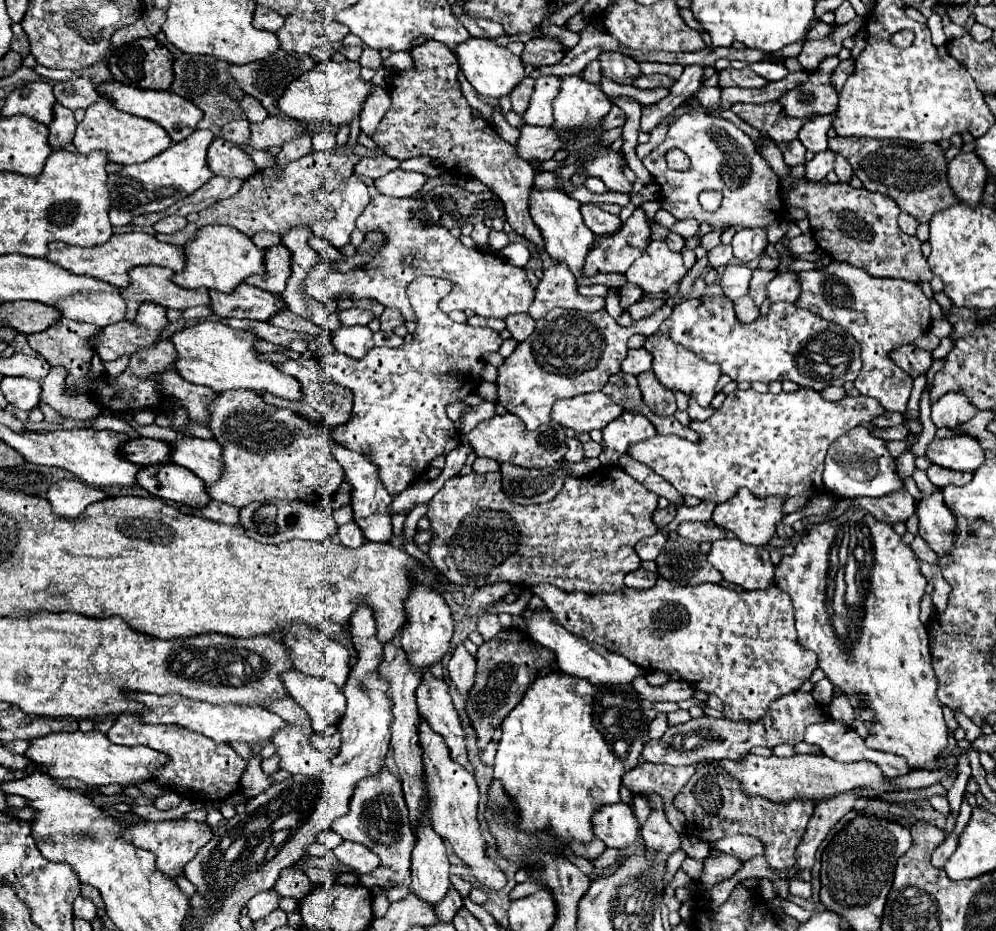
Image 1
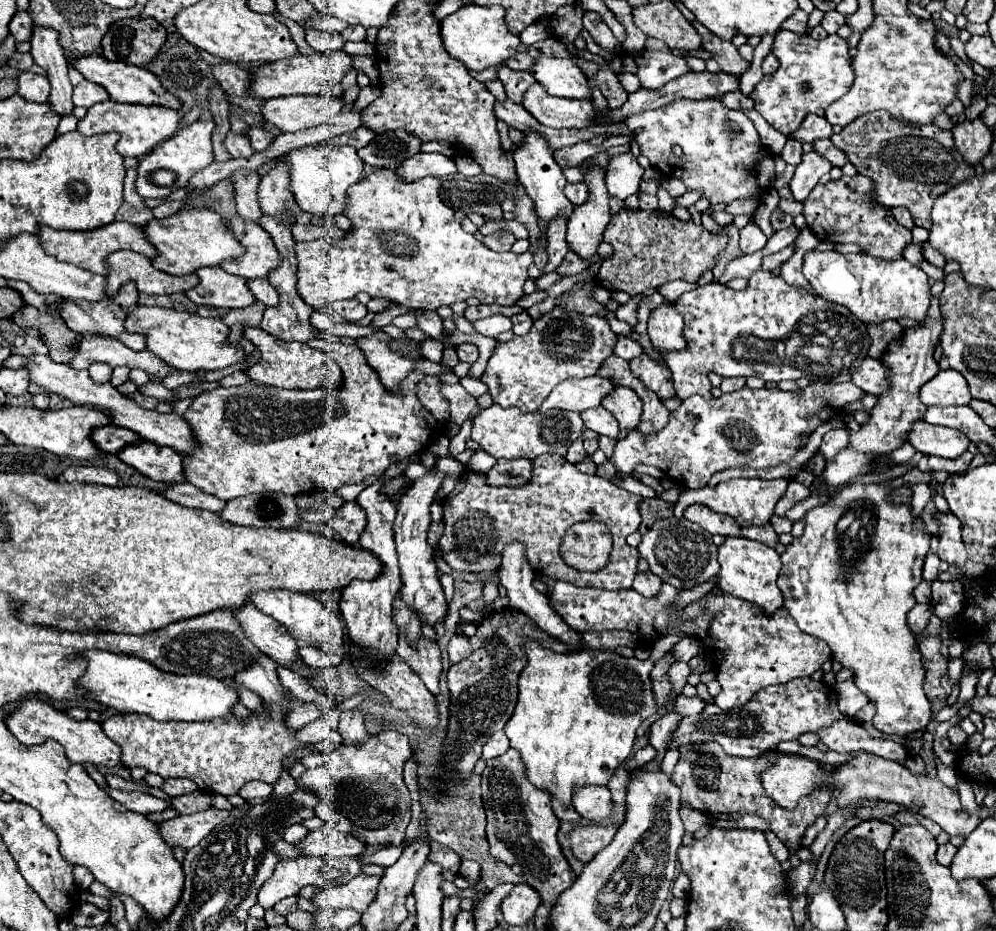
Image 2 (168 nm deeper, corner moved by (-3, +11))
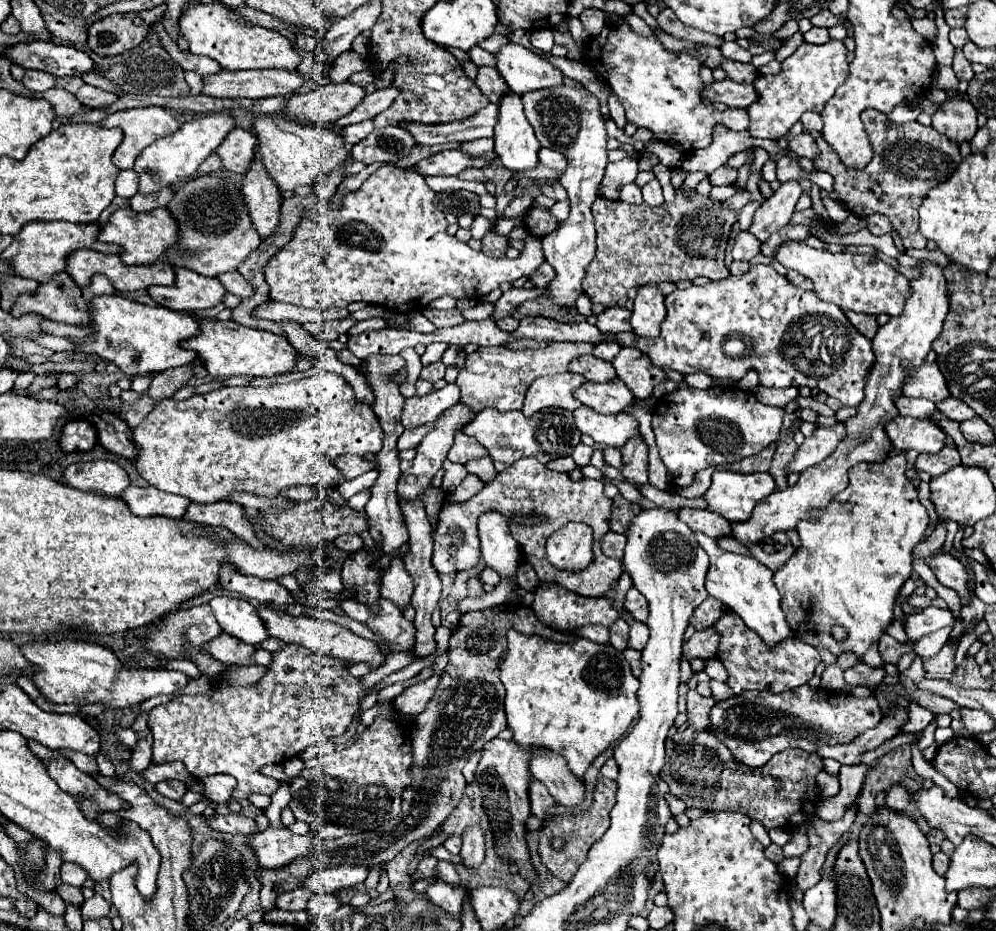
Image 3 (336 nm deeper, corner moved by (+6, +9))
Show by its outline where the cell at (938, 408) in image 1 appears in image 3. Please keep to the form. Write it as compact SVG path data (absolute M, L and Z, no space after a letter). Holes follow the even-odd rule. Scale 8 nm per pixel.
M923 363L919 365L919 371L911 371L907 383L903 385L905 397L923 397L933 403L943 401L949 397L947 383L935 363Z

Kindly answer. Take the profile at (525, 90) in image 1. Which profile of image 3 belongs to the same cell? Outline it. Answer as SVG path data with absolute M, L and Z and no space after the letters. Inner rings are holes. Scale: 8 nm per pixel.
M479 67L477 77L475 77L475 85L495 105L501 101L503 93L507 91L507 83L497 75L497 71L493 67Z

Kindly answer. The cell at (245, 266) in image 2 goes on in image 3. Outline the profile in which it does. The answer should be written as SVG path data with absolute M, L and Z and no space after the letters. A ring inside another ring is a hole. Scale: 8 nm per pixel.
M195 177L195 181L187 181L175 191L167 209L179 229L179 239L167 255L167 261L175 267L185 267L205 277L217 277L235 271L261 243L261 237L247 215L247 207L243 207L239 183L233 177Z

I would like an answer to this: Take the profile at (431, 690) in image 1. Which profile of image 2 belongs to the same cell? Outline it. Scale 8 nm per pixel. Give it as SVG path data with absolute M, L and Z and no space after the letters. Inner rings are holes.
M400 635L400 643L396 647L396 655L410 665L410 669L424 681L426 689L432 695L440 693L440 673L442 673L442 659L440 649L428 639L420 639L418 647L412 649L406 643L406 637Z

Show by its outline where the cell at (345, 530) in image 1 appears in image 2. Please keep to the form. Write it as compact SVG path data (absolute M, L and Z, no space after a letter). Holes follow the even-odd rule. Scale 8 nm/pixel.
M344 503L332 517L330 525L338 533L338 537L350 545L356 545L360 539L360 533L366 525L366 513L354 503Z

